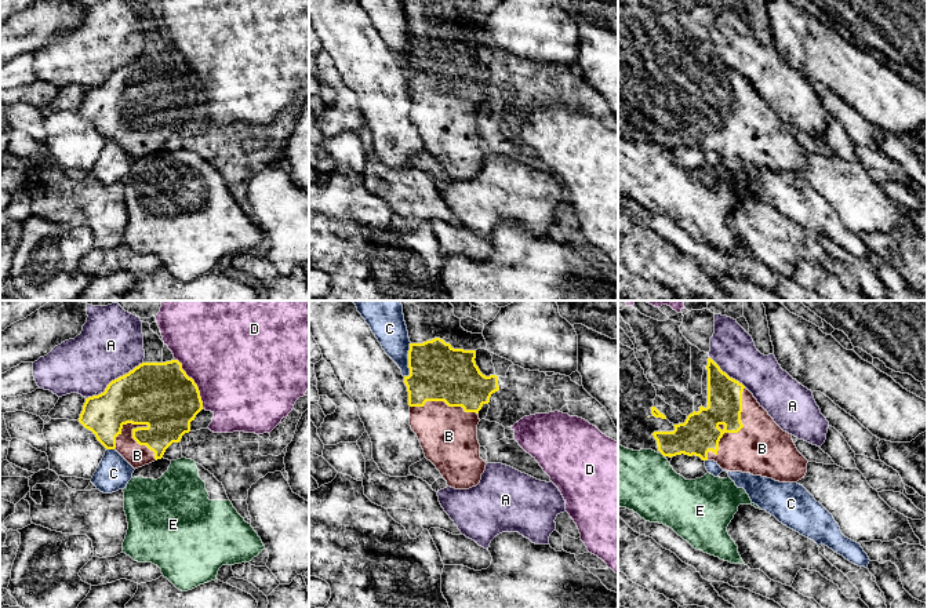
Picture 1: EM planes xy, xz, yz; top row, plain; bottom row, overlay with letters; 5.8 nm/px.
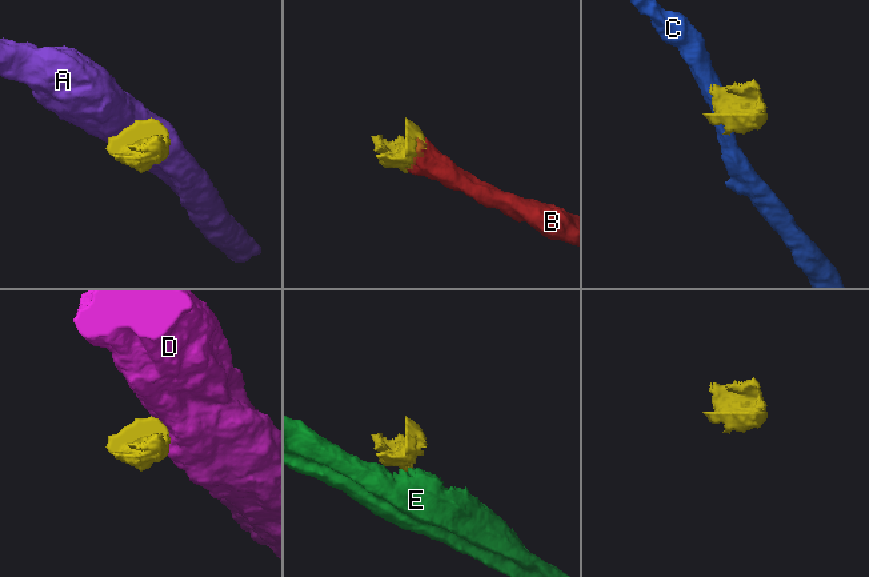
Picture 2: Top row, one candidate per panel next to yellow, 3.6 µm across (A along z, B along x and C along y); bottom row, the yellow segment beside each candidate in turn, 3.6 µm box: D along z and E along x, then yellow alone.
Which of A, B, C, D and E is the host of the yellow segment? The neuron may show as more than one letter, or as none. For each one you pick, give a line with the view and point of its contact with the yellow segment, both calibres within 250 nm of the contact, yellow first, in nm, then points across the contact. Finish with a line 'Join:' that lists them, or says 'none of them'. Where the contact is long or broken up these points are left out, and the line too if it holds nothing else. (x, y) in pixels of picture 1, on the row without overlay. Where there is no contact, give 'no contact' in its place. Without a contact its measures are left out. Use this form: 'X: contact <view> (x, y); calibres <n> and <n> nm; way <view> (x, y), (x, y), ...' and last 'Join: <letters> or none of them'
B: contact xy (134, 130); calibres 320 and 130 nm
Join: B

